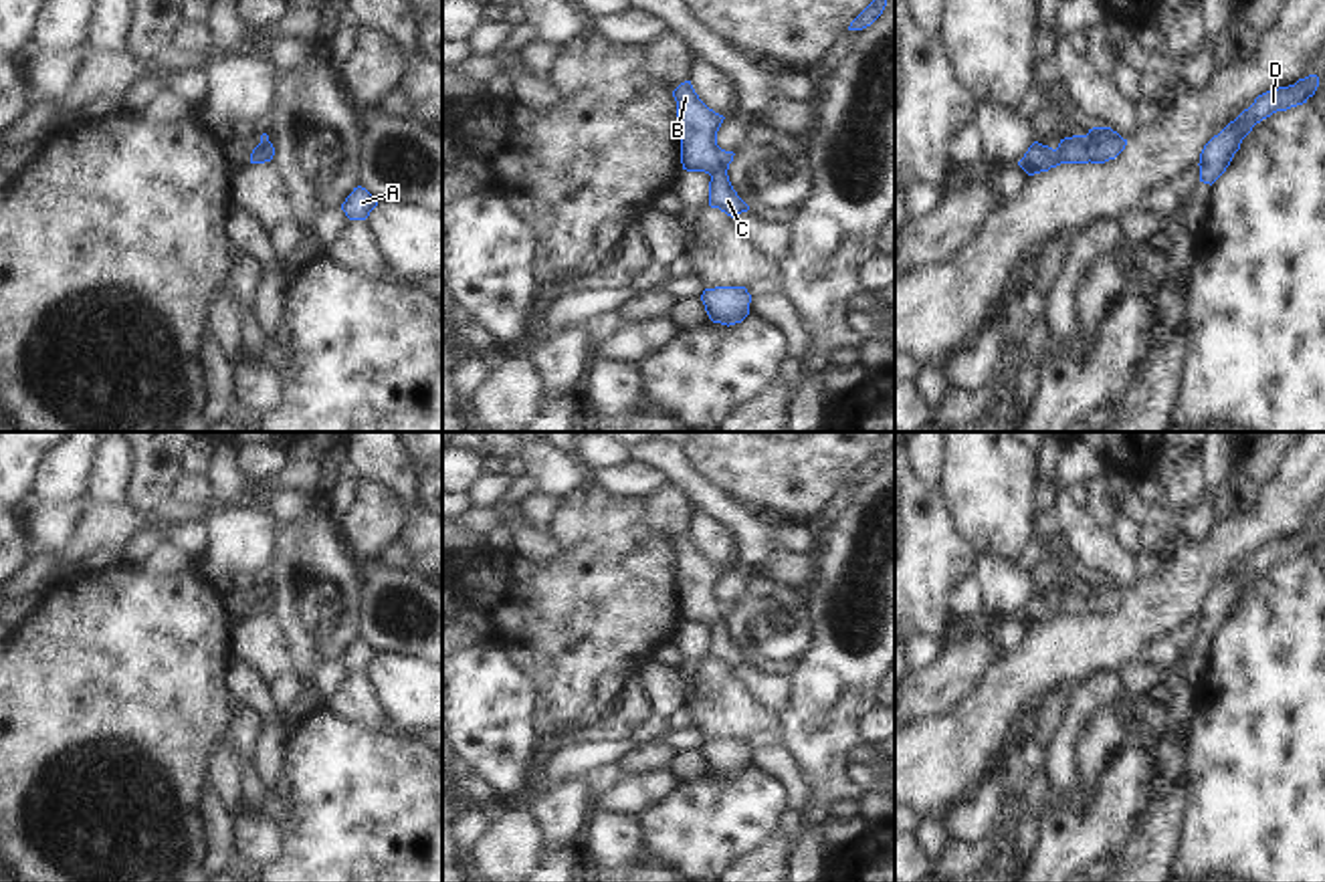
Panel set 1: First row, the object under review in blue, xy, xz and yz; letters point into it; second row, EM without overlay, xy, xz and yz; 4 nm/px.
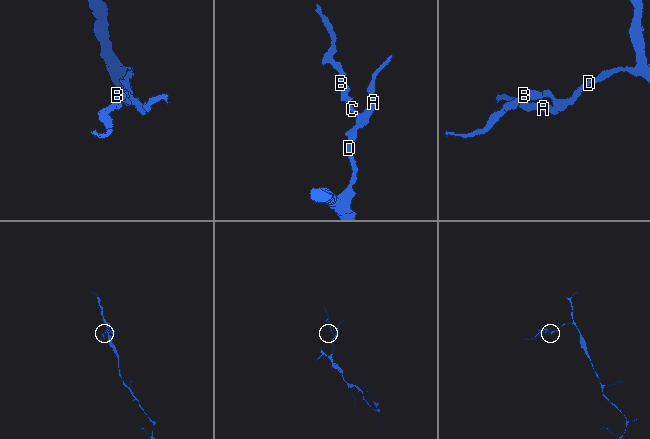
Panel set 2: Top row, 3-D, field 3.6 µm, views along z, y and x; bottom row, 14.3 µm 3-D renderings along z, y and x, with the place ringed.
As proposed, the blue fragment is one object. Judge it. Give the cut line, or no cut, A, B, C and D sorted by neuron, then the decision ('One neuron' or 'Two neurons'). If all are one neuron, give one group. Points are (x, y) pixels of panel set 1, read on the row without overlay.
No split. Groups: A B C D. One neuron

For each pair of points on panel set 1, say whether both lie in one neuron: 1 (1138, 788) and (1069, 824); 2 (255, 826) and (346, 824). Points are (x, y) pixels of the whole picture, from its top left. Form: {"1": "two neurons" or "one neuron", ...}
{"1": "one neuron", "2": "two neurons"}

